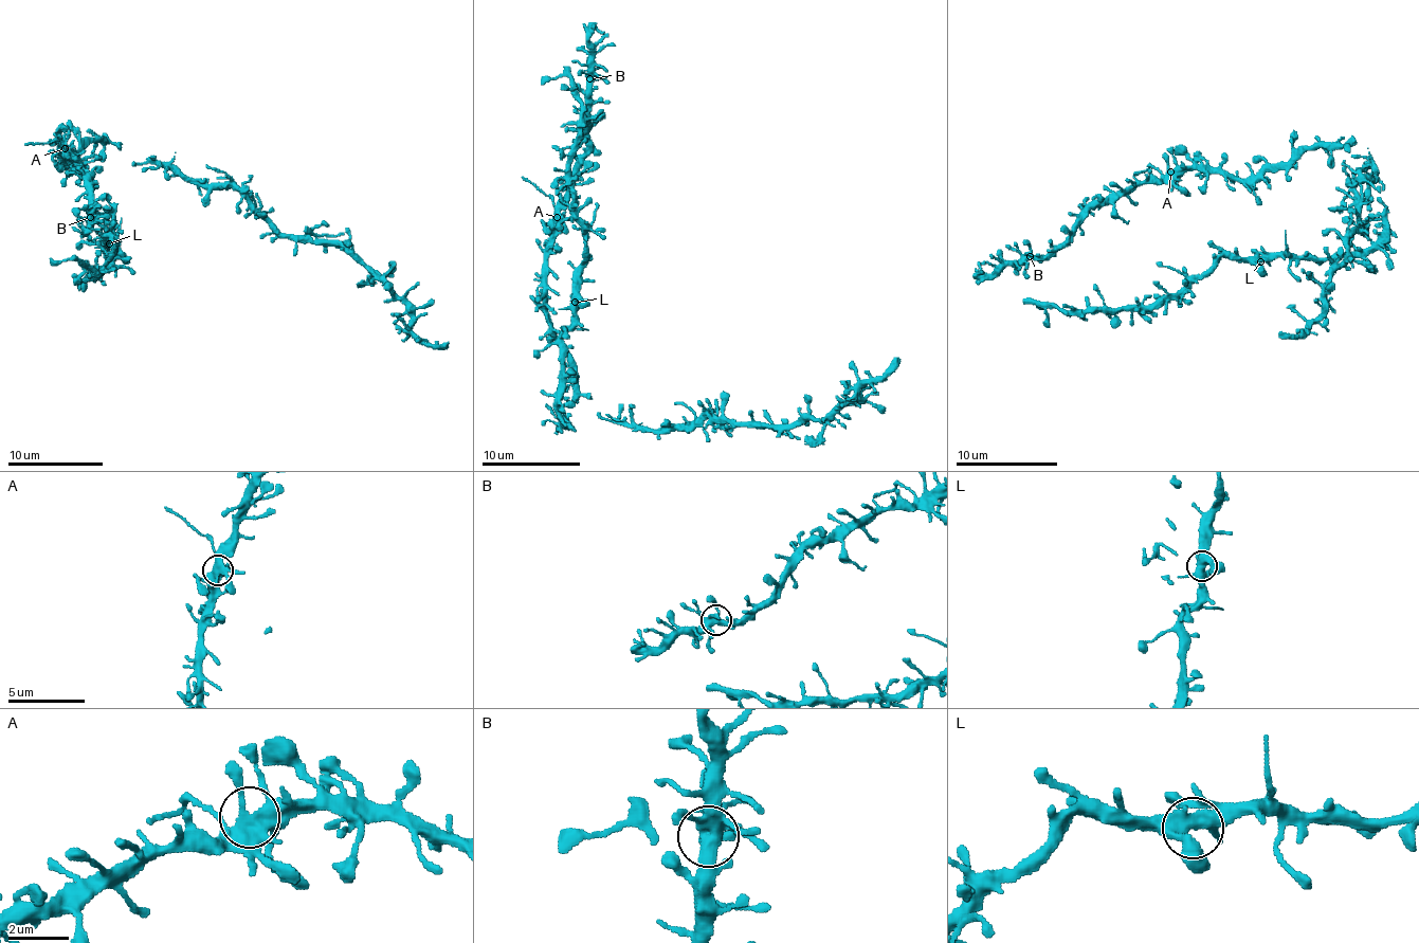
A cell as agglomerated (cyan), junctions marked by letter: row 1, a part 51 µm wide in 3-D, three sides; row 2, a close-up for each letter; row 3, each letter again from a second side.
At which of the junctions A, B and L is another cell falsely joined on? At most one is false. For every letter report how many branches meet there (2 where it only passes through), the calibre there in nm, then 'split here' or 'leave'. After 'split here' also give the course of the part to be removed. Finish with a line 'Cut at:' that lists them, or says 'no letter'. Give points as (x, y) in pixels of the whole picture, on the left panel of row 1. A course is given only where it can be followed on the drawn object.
A: branches 7; calibre 460 nm; leave
B: branches 7; calibre 440 nm; leave
L: branches 6; calibre 440 nm; leave
Cut at: no letter

